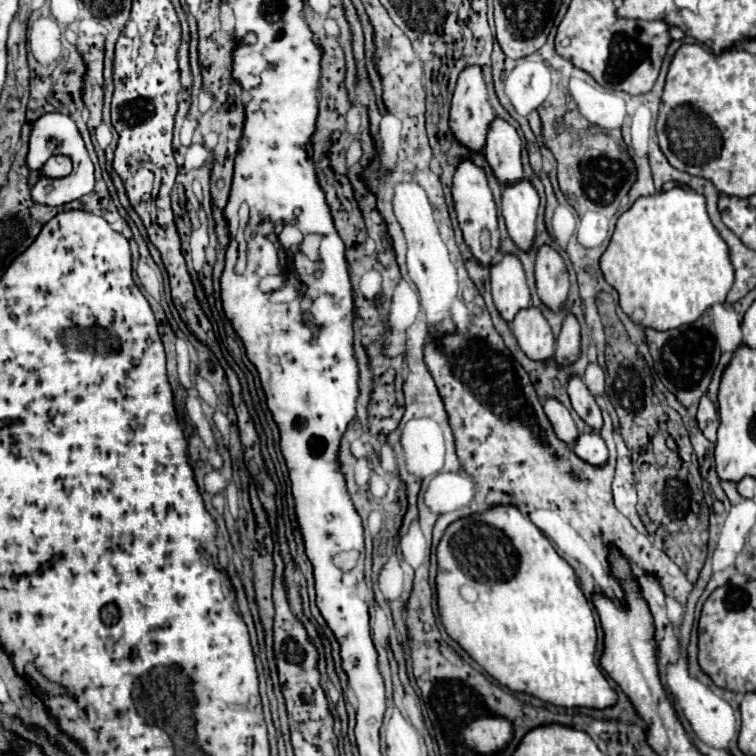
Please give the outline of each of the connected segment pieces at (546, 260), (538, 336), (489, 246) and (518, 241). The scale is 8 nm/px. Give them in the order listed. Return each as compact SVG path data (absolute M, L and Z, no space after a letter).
M540 246L536 254L536 292L552 312L562 310L568 298L568 270L560 254L550 246Z
M538 308L522 310L512 322L512 332L530 360L550 360L554 356L554 336Z
M464 160L456 168L454 174L454 186L452 186L452 198L456 208L456 218L464 236L464 242L468 244L472 256L480 266L492 266L500 258L500 234L498 234L498 218L496 218L496 206L492 192L486 182L486 174L482 168L478 168L474 162Z
M528 180L502 190L502 216L506 220L506 230L514 244L524 252L528 252L534 244L538 206L540 198Z

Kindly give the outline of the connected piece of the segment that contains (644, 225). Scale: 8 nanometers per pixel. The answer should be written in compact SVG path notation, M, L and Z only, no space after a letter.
M680 186L638 198L618 218L612 240L600 258L600 270L604 274L604 280L618 292L620 308L636 324L654 330L672 330L698 320L702 312L708 310L712 304L724 302L734 280L728 246L708 218L704 196Z

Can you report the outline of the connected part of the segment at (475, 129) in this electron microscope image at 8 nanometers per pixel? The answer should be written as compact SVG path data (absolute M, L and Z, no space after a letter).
M468 66L456 84L454 96L452 96L452 106L450 106L450 130L454 134L454 138L458 140L458 144L462 144L464 148L468 148L470 152L478 154L484 150L486 146L486 132L490 128L490 120L494 120L494 110L488 102L488 94L486 94L486 84L482 78L482 72L478 66Z

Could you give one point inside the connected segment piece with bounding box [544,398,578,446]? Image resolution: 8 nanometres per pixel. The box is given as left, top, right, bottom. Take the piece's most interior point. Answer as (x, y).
(564, 427)

